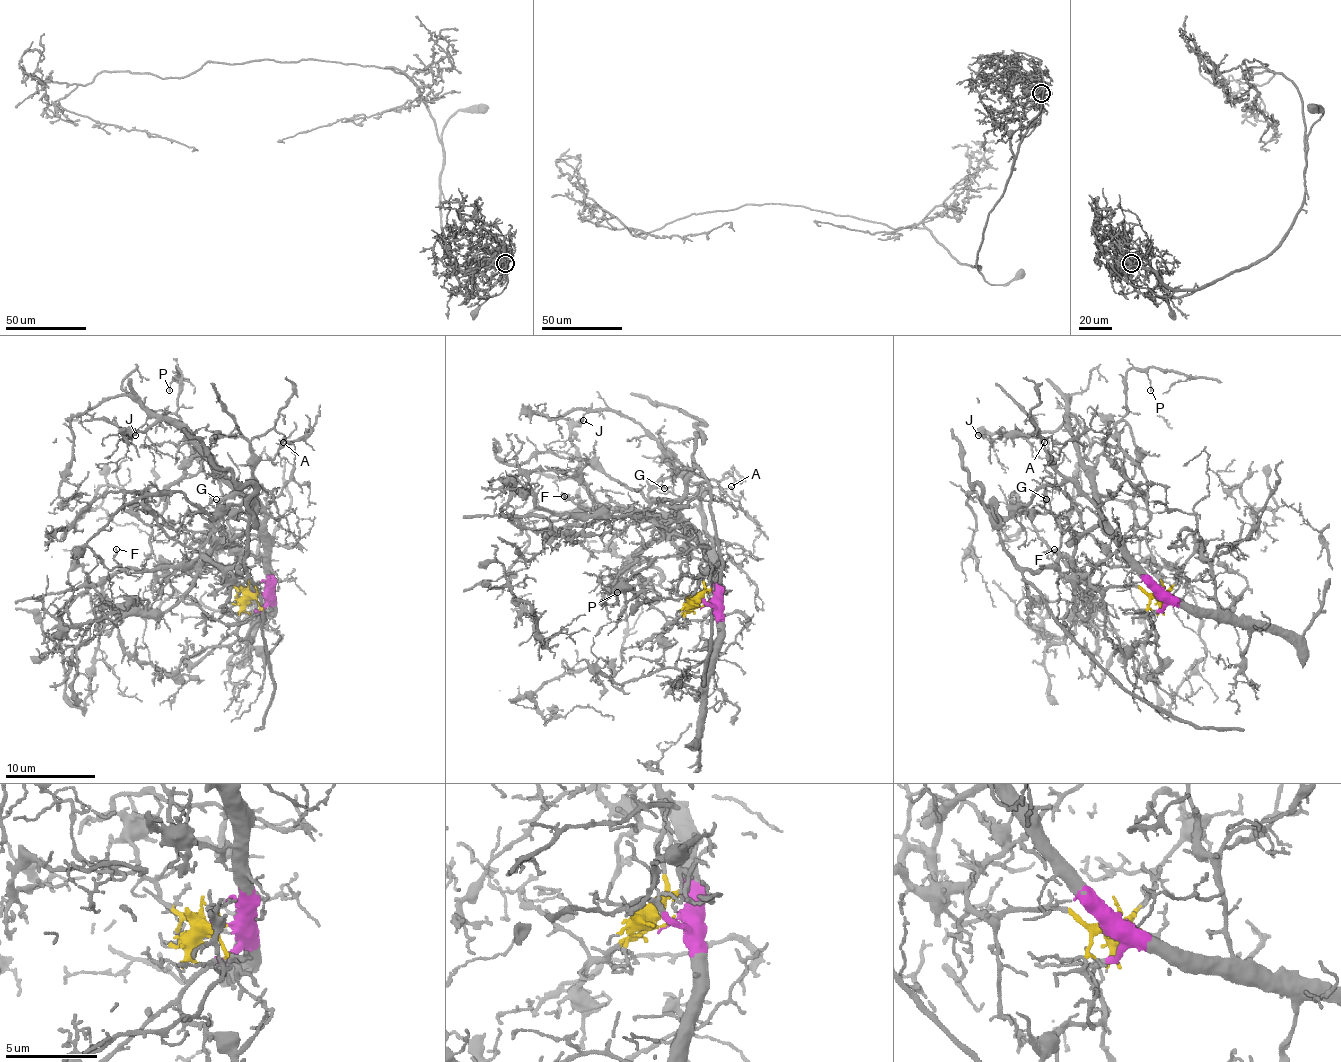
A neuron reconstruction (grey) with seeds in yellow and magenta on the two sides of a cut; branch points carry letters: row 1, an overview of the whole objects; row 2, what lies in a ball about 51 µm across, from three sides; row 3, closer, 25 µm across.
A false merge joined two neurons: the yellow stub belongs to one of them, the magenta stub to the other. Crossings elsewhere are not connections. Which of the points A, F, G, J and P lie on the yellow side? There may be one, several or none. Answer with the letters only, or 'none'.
F, G

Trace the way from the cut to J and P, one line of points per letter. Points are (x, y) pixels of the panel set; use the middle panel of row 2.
J: (705, 604), (714, 595), (714, 561), (671, 530), (604, 507), (577, 473), (579, 448), (570, 430), (583, 419)
P: (705, 604), (714, 595), (714, 561), (687, 539), (653, 539), (635, 552), (617, 593)

